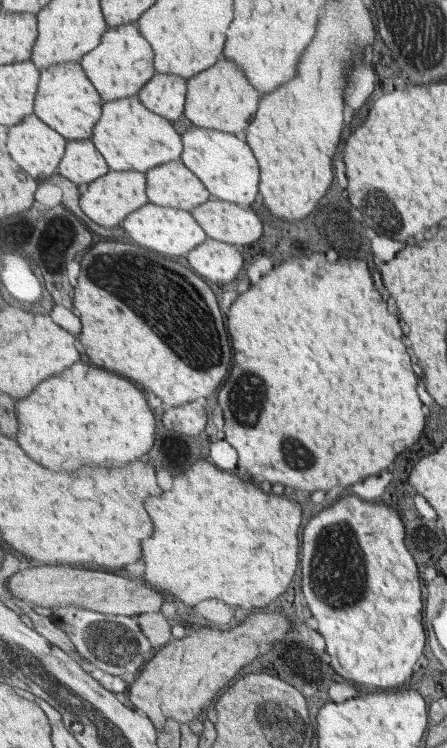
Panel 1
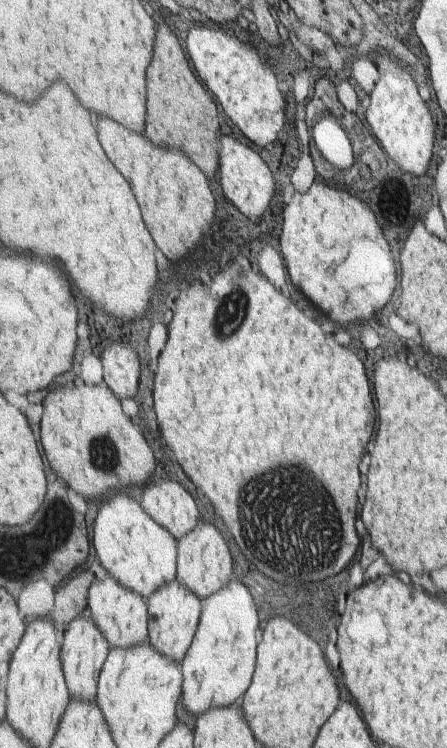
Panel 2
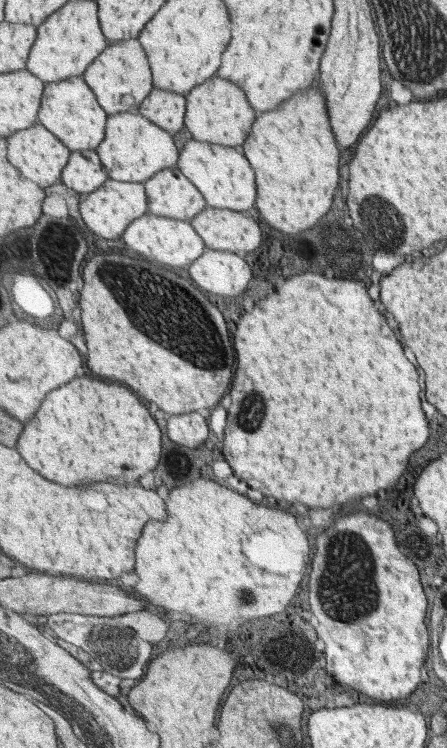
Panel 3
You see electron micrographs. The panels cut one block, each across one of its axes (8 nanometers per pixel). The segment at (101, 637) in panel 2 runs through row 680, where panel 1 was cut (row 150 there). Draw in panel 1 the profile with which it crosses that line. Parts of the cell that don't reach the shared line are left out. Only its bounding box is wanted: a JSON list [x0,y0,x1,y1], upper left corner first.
[59,139,110,184]

